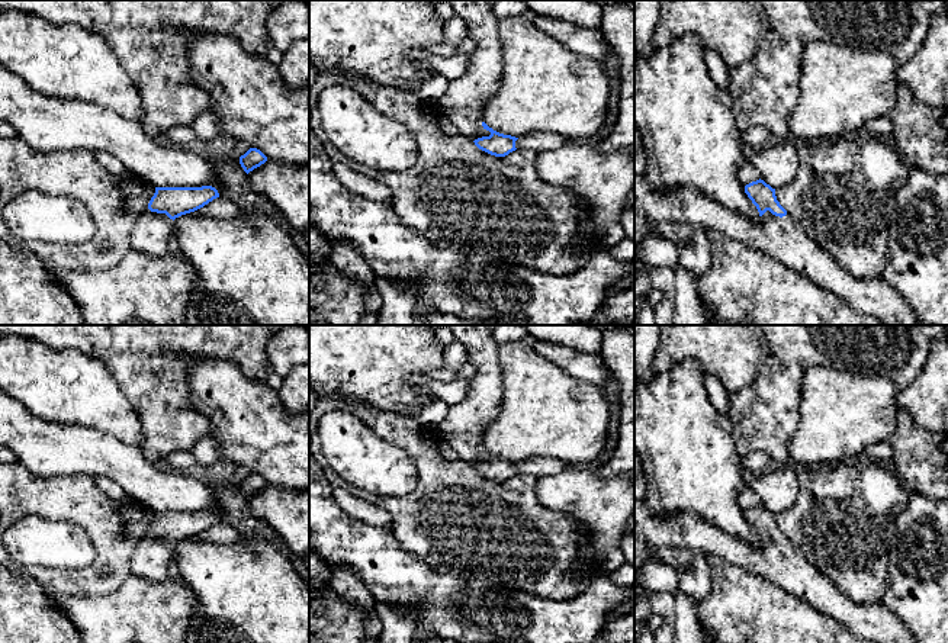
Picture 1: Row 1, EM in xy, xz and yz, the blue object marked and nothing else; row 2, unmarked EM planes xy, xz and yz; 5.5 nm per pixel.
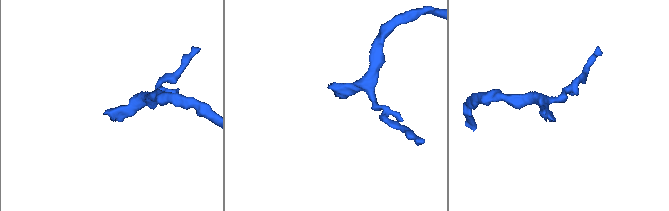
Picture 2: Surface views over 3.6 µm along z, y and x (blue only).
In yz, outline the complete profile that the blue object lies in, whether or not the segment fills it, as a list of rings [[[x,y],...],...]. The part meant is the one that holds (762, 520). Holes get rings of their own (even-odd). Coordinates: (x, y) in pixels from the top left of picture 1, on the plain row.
[[[634,499],[634,573],[658,550],[665,547],[697,549],[706,554],[714,554],[730,565],[743,568],[767,578],[788,594],[803,599],[816,611],[823,613],[843,624],[854,636],[874,643],[918,643],[912,630],[884,604],[857,604],[845,597],[829,578],[822,575],[780,530],[775,514],[764,505],[745,511],[745,518],[756,531],[761,544],[751,546],[724,531],[704,523],[695,514],[678,514],[675,517],[656,517],[645,501]]]

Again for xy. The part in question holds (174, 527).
[[[212,511],[202,512],[155,512],[155,518],[134,550],[131,573],[152,582],[168,579],[168,563],[174,556],[173,546],[195,537],[219,518]]]

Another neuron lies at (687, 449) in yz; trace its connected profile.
[[[687,359],[663,373],[655,373],[650,382],[634,382],[634,451],[646,475],[646,505],[653,515],[665,518],[678,514],[695,514],[700,520],[751,546],[759,546],[759,537],[745,518],[739,504],[743,486],[743,466],[732,434],[727,415],[719,414],[704,386],[704,370],[694,359]]]

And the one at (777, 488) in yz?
[[[775,466],[755,476],[752,485],[761,505],[772,514],[784,512],[791,508],[800,493],[797,466]]]

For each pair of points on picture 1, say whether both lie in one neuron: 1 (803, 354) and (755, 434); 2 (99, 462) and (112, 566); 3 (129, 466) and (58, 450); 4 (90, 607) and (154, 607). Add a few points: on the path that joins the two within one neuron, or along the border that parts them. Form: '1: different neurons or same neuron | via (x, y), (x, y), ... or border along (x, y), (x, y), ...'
1: same neuron | via (783, 375), (767, 414)
2: different neurons | border along (60, 476), (92, 475), (95, 478)
3: same neuron | via (112, 457), (76, 450)
4: same neuron | via (106, 607), (138, 607)

